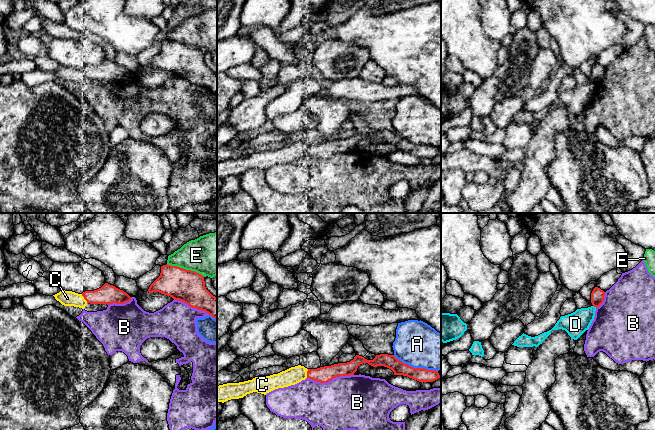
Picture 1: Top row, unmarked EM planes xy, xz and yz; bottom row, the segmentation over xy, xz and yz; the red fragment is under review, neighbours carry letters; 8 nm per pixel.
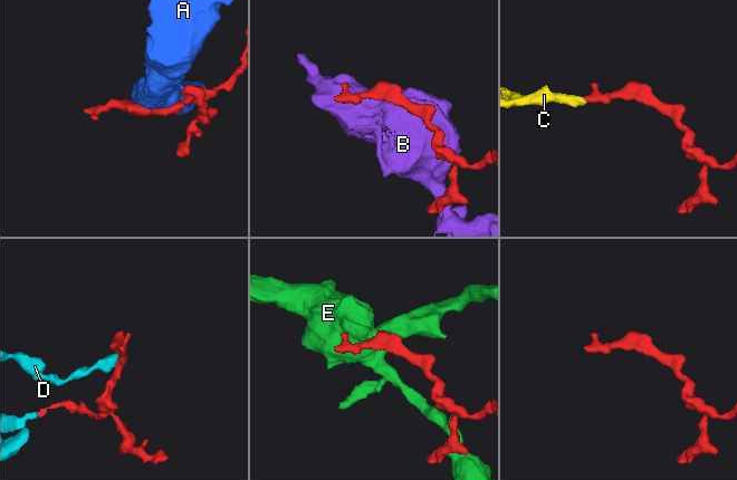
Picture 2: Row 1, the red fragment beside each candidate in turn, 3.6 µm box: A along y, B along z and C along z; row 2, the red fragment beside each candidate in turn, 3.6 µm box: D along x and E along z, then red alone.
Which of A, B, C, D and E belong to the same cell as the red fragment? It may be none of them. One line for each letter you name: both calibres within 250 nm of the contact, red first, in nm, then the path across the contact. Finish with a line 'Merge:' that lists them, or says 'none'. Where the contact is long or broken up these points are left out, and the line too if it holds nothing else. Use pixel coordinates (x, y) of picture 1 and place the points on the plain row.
C: 160/130 nm
Merge: C

